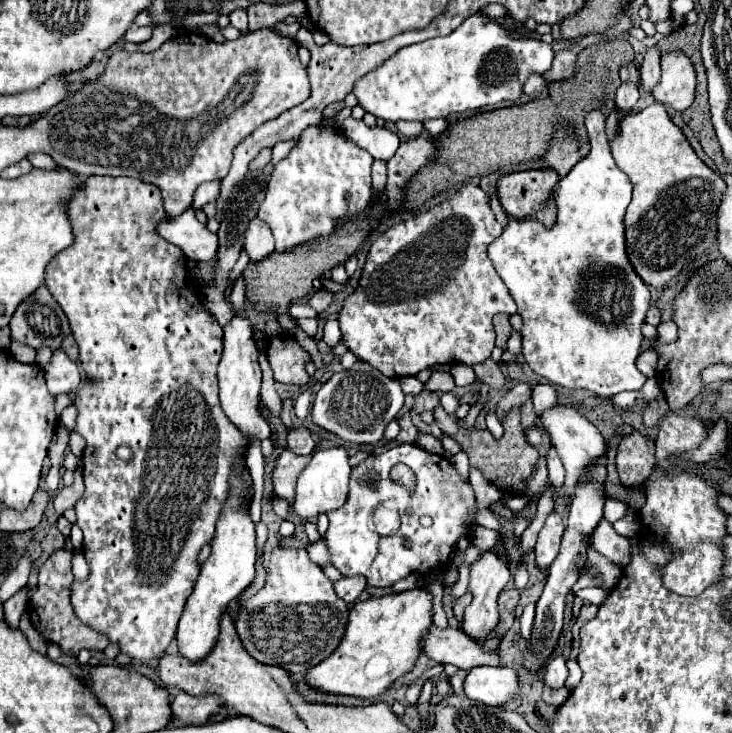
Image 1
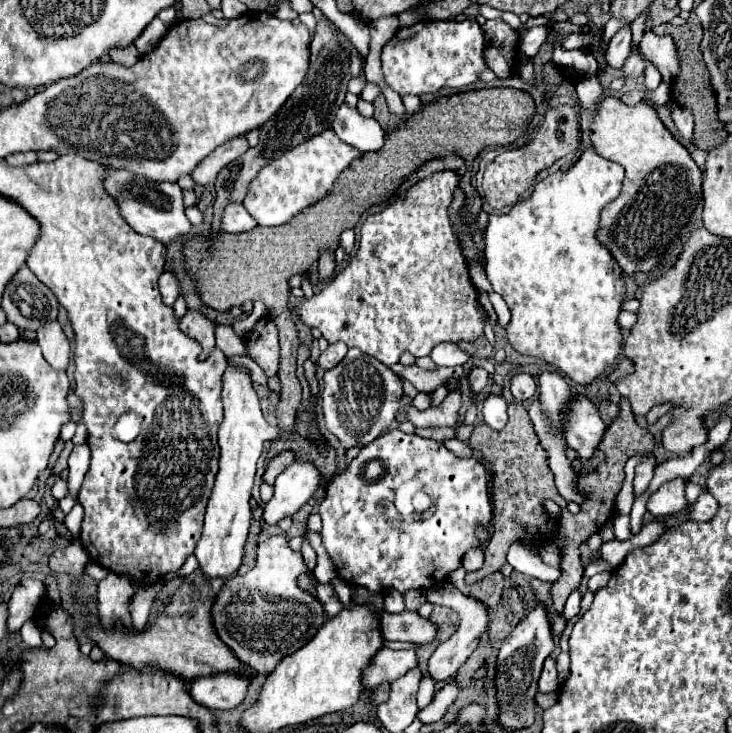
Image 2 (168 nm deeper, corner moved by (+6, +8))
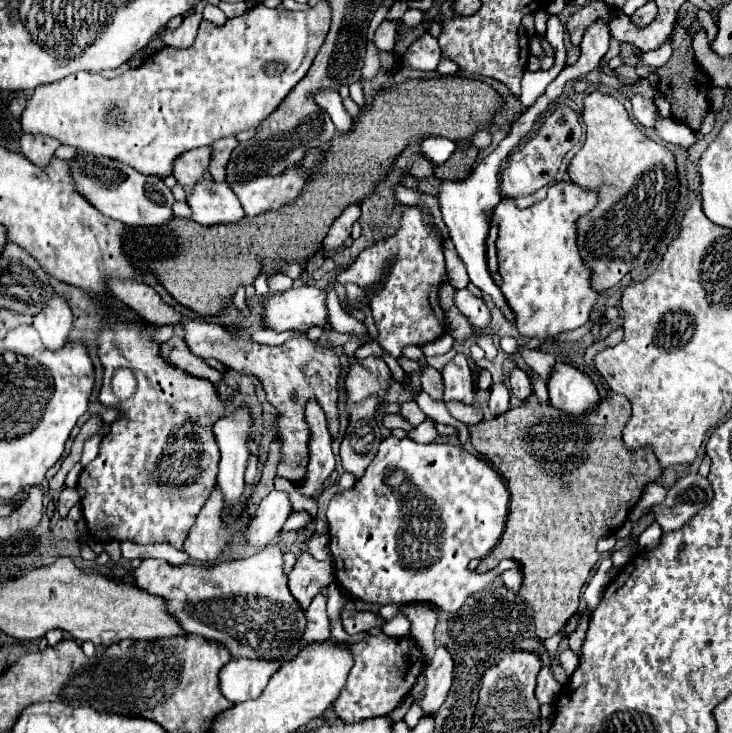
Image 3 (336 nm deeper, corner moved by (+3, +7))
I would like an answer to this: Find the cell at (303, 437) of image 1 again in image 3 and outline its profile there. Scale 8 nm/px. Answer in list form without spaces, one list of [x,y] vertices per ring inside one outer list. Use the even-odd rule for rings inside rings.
[[[240,408],[232,416],[216,420],[212,430],[222,454],[218,486],[224,492],[224,504],[232,508],[242,502],[244,494],[244,470],[250,456],[248,440],[252,436],[250,414],[246,408]]]

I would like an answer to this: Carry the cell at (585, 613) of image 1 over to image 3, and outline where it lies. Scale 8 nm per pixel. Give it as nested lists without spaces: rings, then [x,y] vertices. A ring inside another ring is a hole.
[[[584,612],[582,614],[582,618],[580,618],[580,626],[578,626],[578,630],[570,636],[570,650],[574,652],[574,654],[578,654],[580,656],[580,648],[582,648],[582,642],[584,642],[584,636],[586,636],[586,630],[588,630],[588,614]]]

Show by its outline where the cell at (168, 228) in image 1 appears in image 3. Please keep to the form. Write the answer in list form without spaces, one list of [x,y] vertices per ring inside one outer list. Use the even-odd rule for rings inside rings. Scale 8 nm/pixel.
[[[78,152],[72,162],[76,192],[80,192],[80,196],[84,196],[104,216],[120,220],[128,226],[160,226],[164,224],[164,220],[172,218],[170,206],[174,202],[174,196],[158,176],[144,176],[122,162],[88,152]]]

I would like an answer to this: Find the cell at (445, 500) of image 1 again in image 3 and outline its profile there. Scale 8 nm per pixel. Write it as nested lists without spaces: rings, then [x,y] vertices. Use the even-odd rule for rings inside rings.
[[[388,436],[382,444],[380,450],[376,454],[376,458],[372,460],[372,464],[368,466],[368,472],[364,474],[362,480],[358,480],[358,484],[350,490],[346,490],[340,496],[334,496],[330,506],[328,506],[328,530],[330,530],[330,552],[332,552],[332,560],[334,560],[334,568],[336,568],[336,582],[342,586],[342,590],[346,590],[350,594],[350,598],[354,600],[364,600],[364,602],[376,602],[376,604],[412,604],[412,602],[422,602],[422,604],[432,604],[436,610],[442,612],[456,612],[466,598],[483,589],[489,589],[492,586],[494,578],[500,576],[505,570],[519,569],[518,562],[510,559],[501,561],[497,568],[485,573],[478,574],[476,571],[470,571],[466,566],[472,558],[484,558],[500,540],[504,526],[506,526],[506,516],[508,516],[508,500],[510,494],[504,486],[504,480],[498,476],[498,472],[484,460],[468,454],[464,448],[460,446],[452,446],[452,444],[416,444],[410,438],[394,438]]]

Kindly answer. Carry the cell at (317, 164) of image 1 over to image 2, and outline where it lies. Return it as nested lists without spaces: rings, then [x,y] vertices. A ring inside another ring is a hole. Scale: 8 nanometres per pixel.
[[[327,129],[321,135],[299,143],[297,147],[289,149],[285,155],[263,167],[259,175],[249,183],[243,205],[259,225],[283,225],[305,207],[321,201],[331,191],[337,175],[349,169],[357,159],[361,159],[361,151],[353,145],[343,143],[331,129]]]

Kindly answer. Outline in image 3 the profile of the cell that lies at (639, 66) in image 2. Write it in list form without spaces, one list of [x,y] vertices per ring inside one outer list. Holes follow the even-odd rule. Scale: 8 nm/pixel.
[[[668,38],[658,50],[652,50],[652,52],[644,52],[642,56],[642,62],[646,66],[662,66],[670,60],[672,56],[672,38]]]

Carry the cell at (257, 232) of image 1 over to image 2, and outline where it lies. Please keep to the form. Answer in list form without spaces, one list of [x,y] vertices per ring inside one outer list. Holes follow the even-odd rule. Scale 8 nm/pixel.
[[[233,203],[225,209],[223,215],[225,233],[245,233],[245,231],[253,231],[255,227],[259,227],[259,223],[247,213],[247,209],[241,203]]]

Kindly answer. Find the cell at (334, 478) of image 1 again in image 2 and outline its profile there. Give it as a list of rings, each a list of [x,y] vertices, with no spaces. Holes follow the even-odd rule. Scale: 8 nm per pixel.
[[[295,461],[275,481],[275,495],[265,507],[263,519],[275,525],[283,517],[295,515],[319,489],[323,475],[313,461]]]

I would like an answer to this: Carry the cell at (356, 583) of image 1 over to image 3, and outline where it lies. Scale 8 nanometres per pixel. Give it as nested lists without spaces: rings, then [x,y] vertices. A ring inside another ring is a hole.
[[[318,594],[306,610],[306,628],[304,628],[304,634],[300,636],[298,644],[306,646],[312,642],[326,640],[328,636],[330,636],[330,622],[328,622],[328,614],[326,614],[326,598],[322,594]]]

